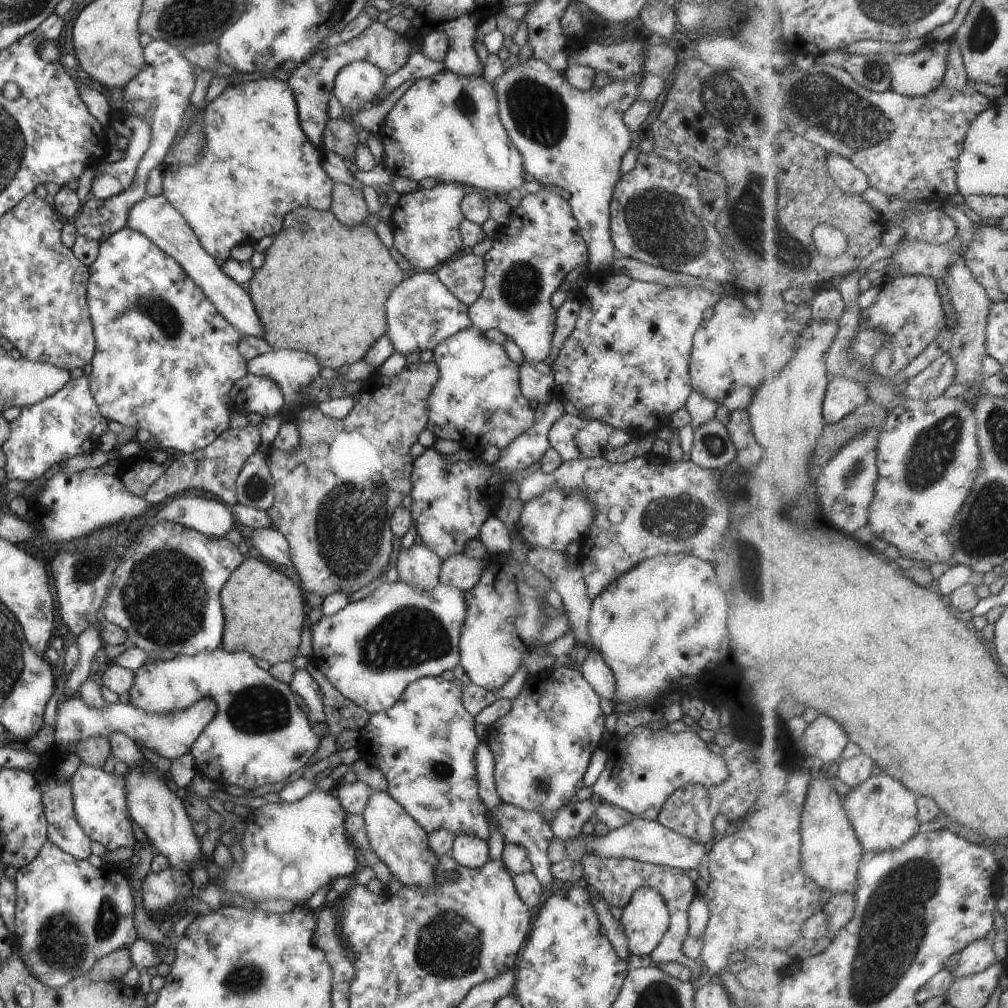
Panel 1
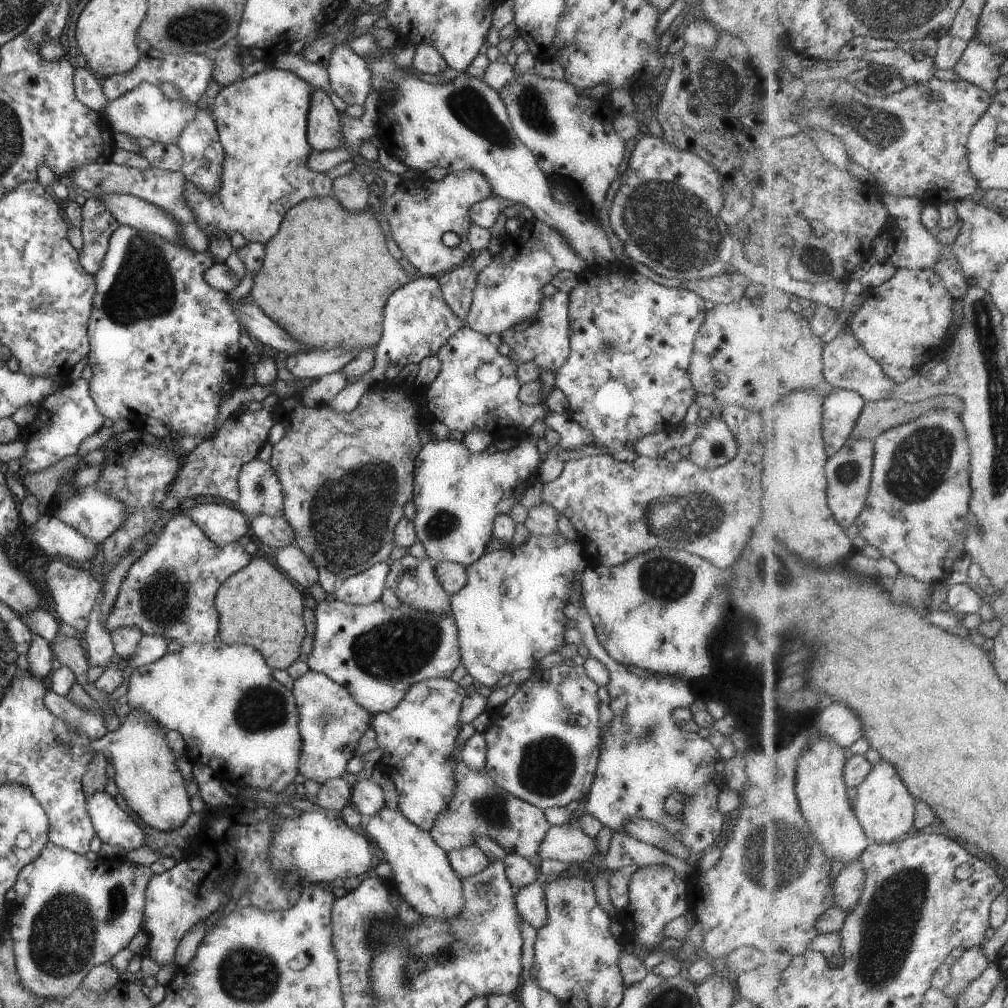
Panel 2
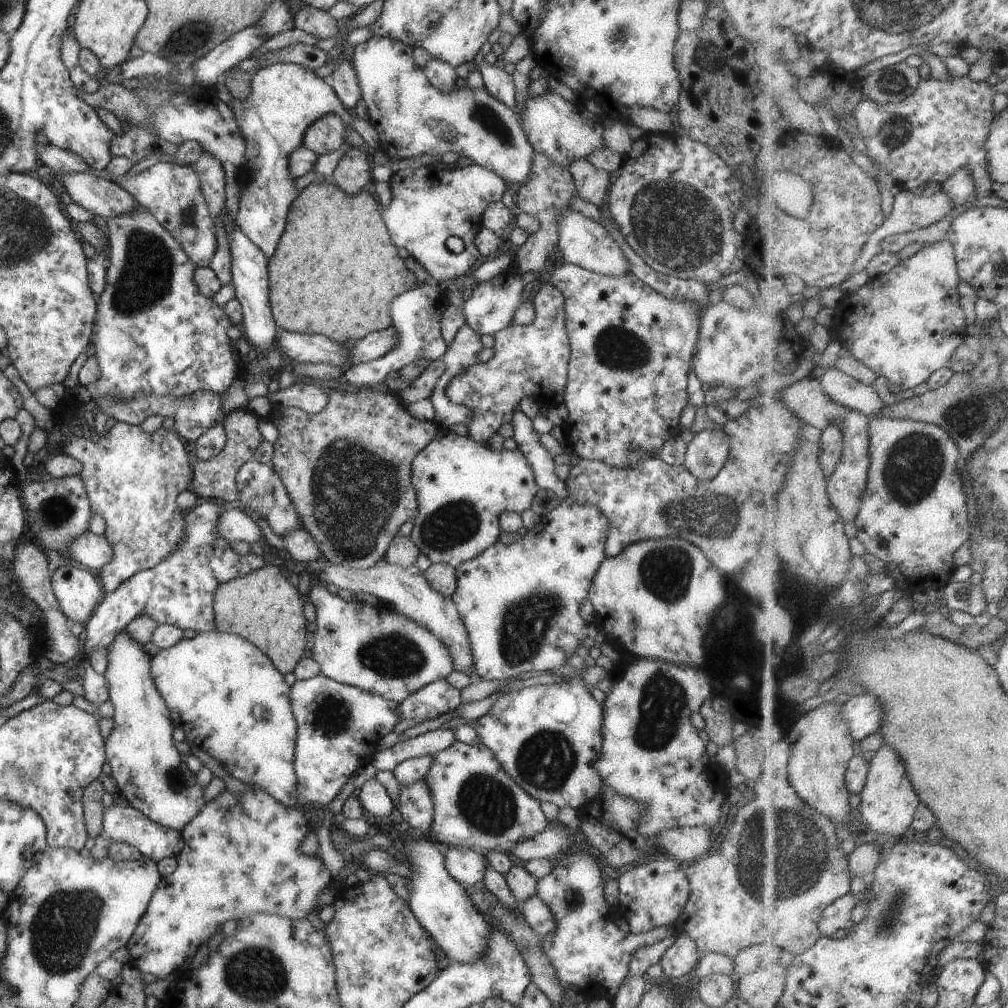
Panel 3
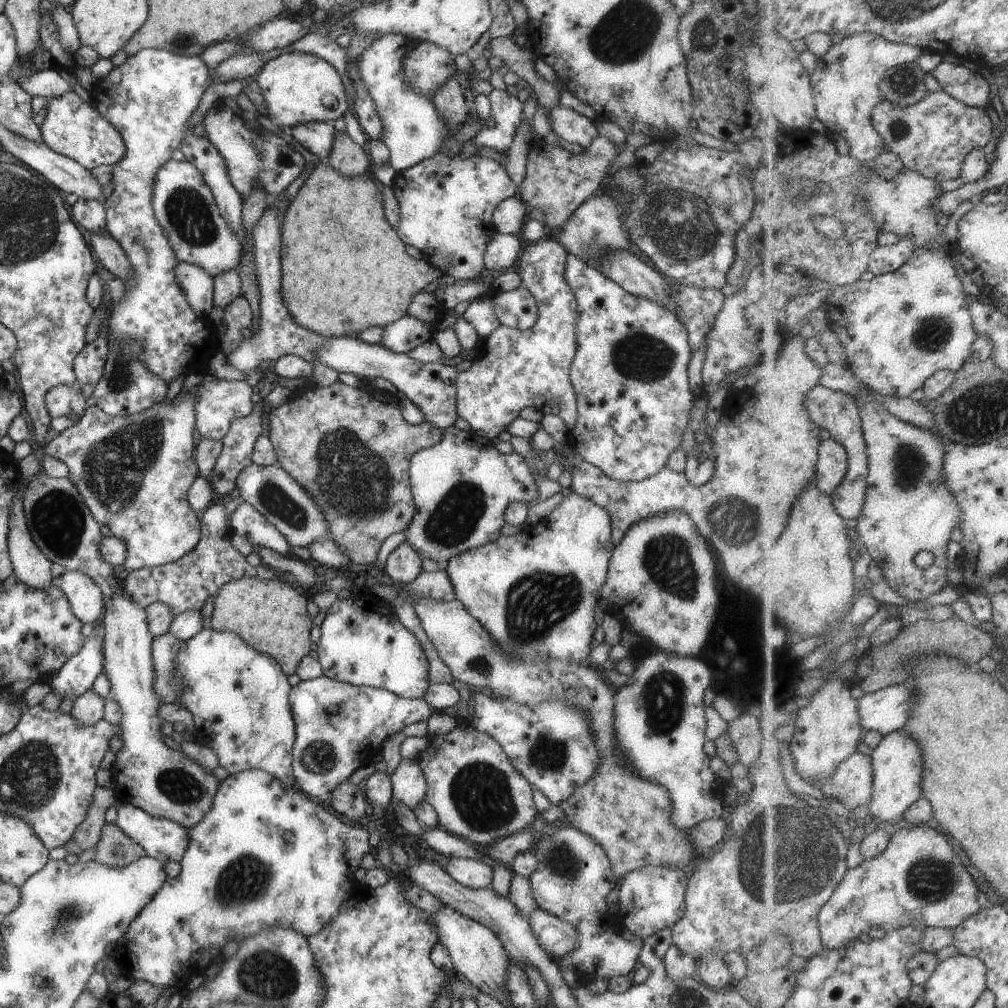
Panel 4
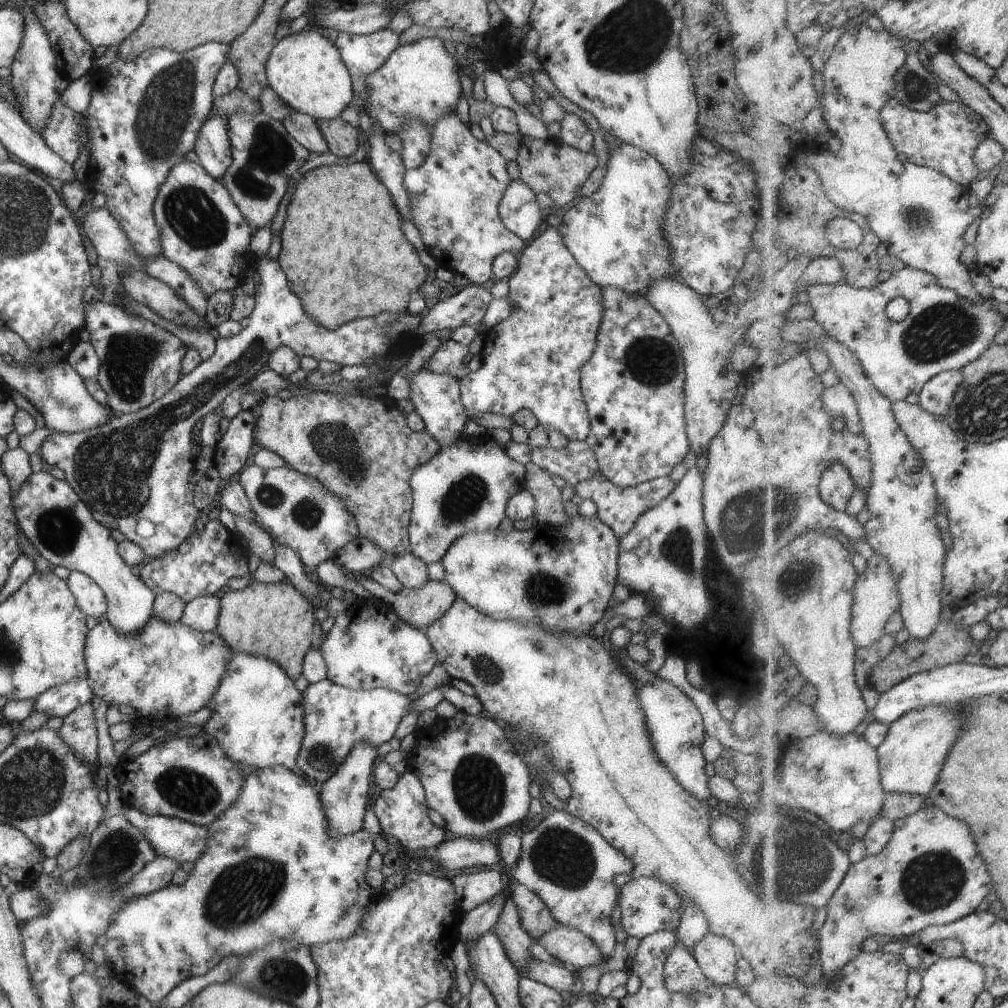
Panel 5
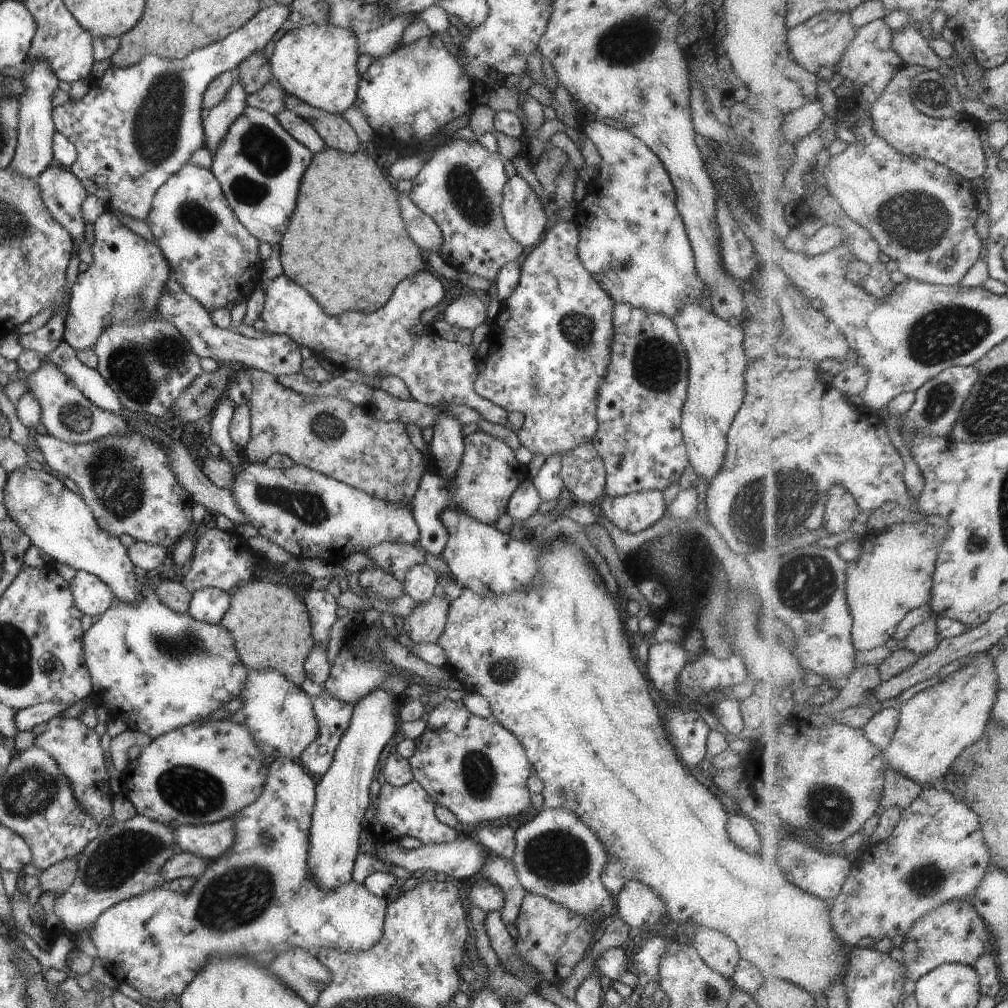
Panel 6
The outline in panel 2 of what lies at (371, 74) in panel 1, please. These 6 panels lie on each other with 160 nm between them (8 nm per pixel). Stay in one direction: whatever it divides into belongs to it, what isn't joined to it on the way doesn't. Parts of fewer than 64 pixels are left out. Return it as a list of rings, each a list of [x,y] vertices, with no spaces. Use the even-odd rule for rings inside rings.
[[[348,41],[333,45],[326,71],[330,87],[345,104],[362,105],[372,90],[366,62],[348,47]]]

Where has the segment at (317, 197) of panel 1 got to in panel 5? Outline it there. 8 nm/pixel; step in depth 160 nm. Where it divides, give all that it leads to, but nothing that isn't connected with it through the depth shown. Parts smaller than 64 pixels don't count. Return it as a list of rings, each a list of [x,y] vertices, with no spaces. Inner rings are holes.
[[[305,27],[298,33],[289,33],[270,50],[266,67],[268,87],[287,106],[287,111],[306,114],[314,120],[332,119],[350,103],[352,82],[347,67],[334,43],[317,33],[314,27]],[[265,255],[253,259],[254,269],[257,271],[256,293],[254,307],[248,316],[249,324],[232,337],[216,340],[216,349],[207,360],[201,361],[187,374],[181,375],[175,386],[163,394],[161,398],[151,404],[125,414],[110,414],[108,421],[101,426],[87,429],[78,433],[60,433],[53,431],[42,440],[40,456],[49,466],[62,470],[65,481],[77,494],[79,500],[85,504],[91,516],[105,528],[119,530],[125,539],[138,544],[144,556],[155,558],[163,553],[169,553],[190,534],[193,534],[193,523],[197,516],[197,509],[192,503],[191,485],[187,484],[189,470],[194,463],[189,456],[191,452],[191,427],[218,406],[223,399],[237,387],[245,384],[249,379],[265,368],[271,351],[278,346],[288,346],[299,358],[311,356],[319,361],[331,361],[342,367],[343,365],[368,365],[376,359],[387,357],[387,350],[391,342],[395,345],[398,338],[390,340],[385,335],[385,328],[393,322],[399,314],[381,312],[375,318],[357,318],[344,322],[333,330],[324,329],[312,316],[301,308],[299,298],[289,290],[286,276],[283,274],[277,260],[269,260]],[[139,520],[149,520],[153,524],[151,536],[140,536],[137,530]]]

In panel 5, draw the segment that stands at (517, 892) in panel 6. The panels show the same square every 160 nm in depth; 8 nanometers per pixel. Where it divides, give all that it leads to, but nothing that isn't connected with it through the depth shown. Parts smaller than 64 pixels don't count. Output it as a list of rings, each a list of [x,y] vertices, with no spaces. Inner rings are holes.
[[[510,897],[505,899],[499,916],[495,921],[495,931],[508,959],[513,966],[524,968],[532,958],[529,951],[532,938],[522,929],[516,906]]]

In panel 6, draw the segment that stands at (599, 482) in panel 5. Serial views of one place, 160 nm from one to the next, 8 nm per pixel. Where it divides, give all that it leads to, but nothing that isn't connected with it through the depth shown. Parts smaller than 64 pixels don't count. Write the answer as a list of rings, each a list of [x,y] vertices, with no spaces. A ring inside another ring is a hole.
[[[657,489],[618,497],[604,495],[598,502],[601,515],[607,521],[630,533],[649,528],[663,517],[666,510],[662,492]]]

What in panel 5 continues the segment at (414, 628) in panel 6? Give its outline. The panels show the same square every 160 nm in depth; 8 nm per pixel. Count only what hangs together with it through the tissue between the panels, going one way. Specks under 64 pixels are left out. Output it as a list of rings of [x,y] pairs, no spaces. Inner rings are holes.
[[[366,576],[359,577],[358,583],[363,592],[387,602],[401,621],[419,630],[425,630],[428,624],[443,616],[456,597],[453,589],[443,580],[429,579],[421,588],[402,587],[396,593],[379,586]]]

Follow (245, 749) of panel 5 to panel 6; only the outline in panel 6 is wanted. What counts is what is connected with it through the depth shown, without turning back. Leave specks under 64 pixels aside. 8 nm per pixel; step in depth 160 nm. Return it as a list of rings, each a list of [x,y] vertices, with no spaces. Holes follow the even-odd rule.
[[[273,669],[248,670],[237,697],[243,700],[243,708],[232,712],[226,719],[247,727],[263,758],[271,754],[275,758],[283,755],[292,761],[297,760],[303,749],[316,737],[318,724],[312,709],[312,698],[300,685],[289,682],[280,672]]]

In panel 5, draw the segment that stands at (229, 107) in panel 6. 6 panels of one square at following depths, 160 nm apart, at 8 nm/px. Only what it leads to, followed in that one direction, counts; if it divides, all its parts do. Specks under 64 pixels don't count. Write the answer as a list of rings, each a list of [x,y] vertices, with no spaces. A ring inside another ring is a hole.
[[[209,115],[195,134],[192,150],[201,168],[219,182],[223,171],[231,164],[230,142],[227,136],[227,115]]]

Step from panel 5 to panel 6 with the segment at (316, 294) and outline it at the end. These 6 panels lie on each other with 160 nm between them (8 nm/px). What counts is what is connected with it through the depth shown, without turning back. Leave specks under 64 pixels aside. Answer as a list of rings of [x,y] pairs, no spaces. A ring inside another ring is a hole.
[[[325,147],[312,154],[298,186],[297,206],[279,243],[283,275],[303,286],[328,315],[338,315],[343,310],[377,310],[387,302],[401,278],[425,268],[423,251],[405,234],[393,188],[362,149],[346,153]]]

